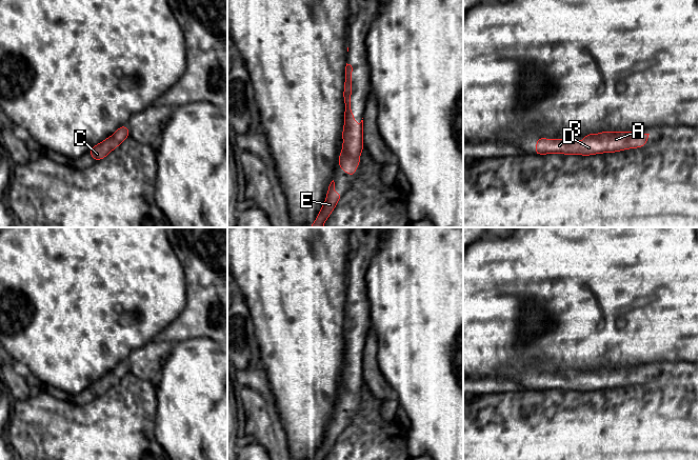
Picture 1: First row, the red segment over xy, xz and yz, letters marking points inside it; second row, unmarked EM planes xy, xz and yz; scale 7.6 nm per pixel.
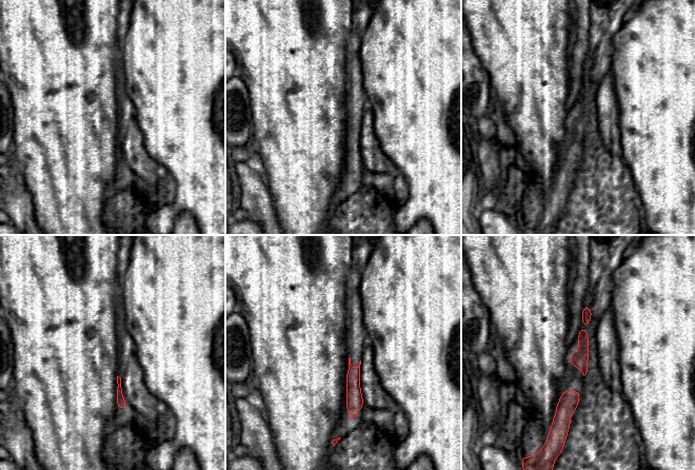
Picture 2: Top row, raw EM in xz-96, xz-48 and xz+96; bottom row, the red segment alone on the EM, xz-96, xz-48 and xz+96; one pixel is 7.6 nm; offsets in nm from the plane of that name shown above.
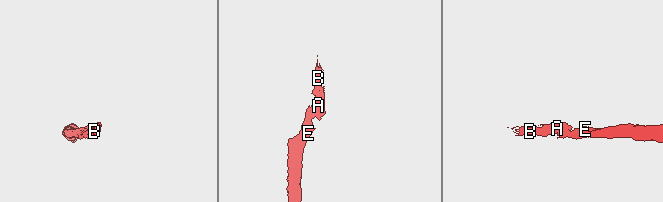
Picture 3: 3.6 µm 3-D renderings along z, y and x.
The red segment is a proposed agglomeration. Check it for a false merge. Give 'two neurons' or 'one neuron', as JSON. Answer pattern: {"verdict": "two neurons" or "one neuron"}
{"verdict": "one neuron"}

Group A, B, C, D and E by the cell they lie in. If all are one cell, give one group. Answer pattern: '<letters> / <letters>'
A B C D E

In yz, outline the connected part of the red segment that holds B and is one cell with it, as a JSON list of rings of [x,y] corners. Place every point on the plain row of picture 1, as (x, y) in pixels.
[[[601,367],[585,369],[585,375],[567,377],[563,375],[545,375],[543,372],[536,377],[534,391],[563,389],[590,392],[603,388],[615,388],[626,384],[642,383],[647,379],[650,369],[635,367]]]

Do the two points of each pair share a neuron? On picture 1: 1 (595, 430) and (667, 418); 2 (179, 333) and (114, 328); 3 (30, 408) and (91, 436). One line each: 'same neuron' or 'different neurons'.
1: same neuron
2: different neurons
3: same neuron

